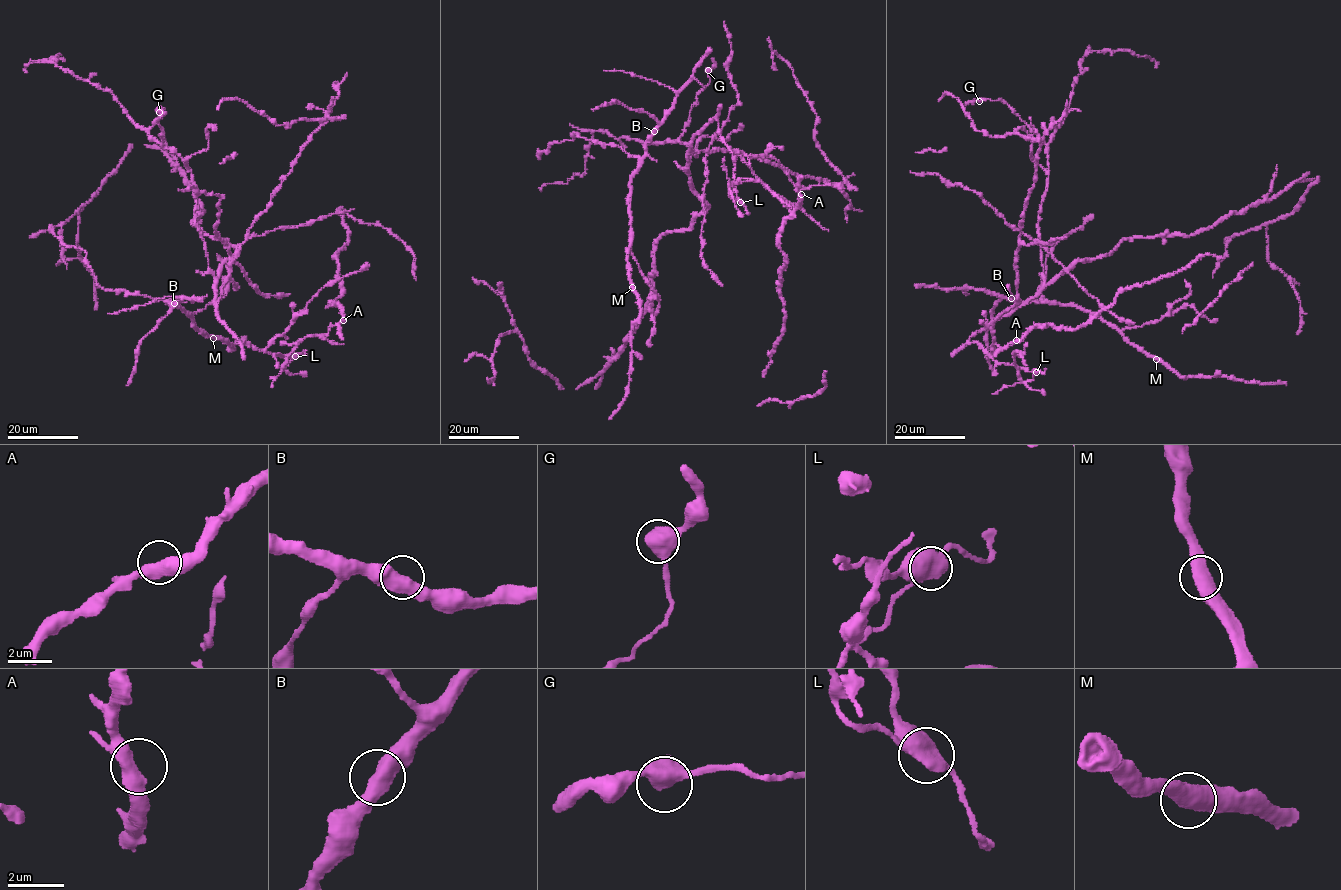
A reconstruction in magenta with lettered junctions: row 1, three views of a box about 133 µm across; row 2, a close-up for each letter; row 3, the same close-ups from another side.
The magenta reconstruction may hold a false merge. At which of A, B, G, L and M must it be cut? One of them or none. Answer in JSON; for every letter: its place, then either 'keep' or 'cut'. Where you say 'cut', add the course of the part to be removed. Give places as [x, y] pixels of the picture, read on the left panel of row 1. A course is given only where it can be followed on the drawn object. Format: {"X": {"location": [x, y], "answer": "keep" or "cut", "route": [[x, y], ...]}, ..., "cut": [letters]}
{"A": {"location": [343, 320], "answer": "keep"}, "B": {"location": [174, 303], "answer": "keep"}, "G": {"location": [159, 112], "answer": "keep"}, "L": {"location": [295, 356], "answer": "cut", "route": [[295, 356], [282, 368], [289, 353], [305, 337], [322, 336], [344, 344]]}, "M": {"location": [213, 338], "answer": "keep"}, "cut": ["L"]}

